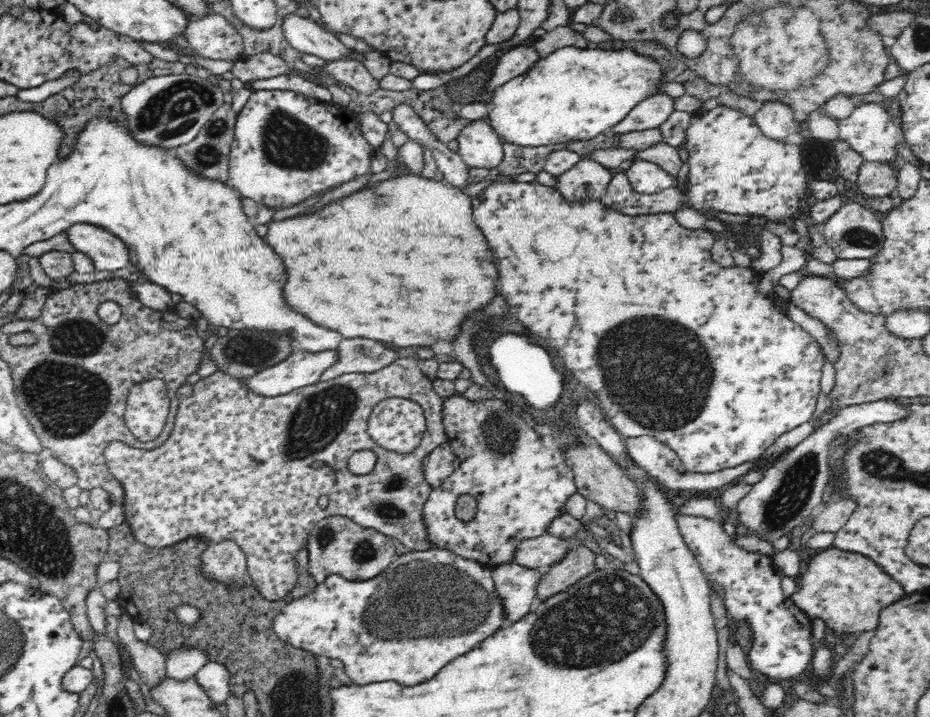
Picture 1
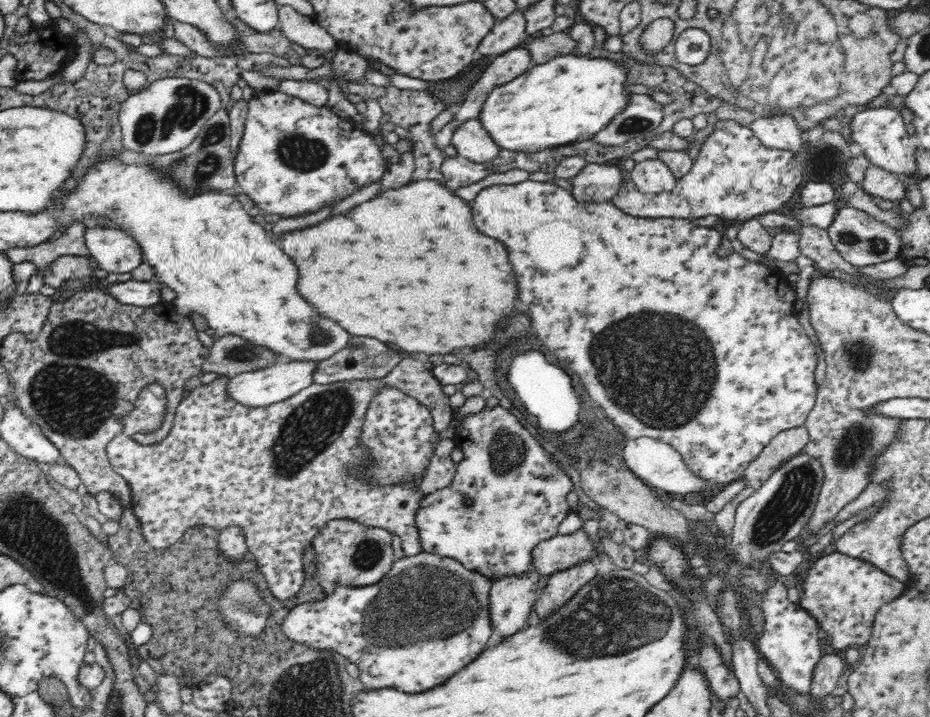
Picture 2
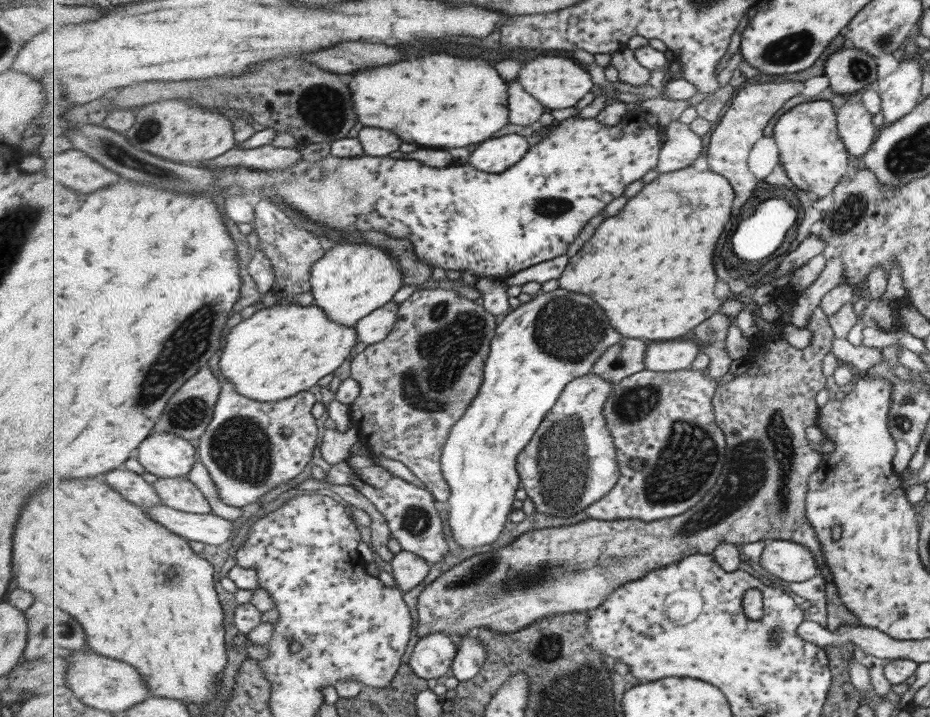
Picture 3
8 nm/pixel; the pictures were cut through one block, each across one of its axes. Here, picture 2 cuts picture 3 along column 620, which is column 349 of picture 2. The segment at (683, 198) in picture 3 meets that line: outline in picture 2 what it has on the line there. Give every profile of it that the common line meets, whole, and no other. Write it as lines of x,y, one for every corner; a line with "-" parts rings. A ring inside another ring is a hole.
420,180
418,182
409,182
399,188
388,189
380,193
382,198
364,202
356,206
350,214
346,216
336,216
328,218
322,224
308,228
308,230
296,230
290,234
284,234
277,242
287,251
288,256
298,264
300,268
300,292
322,312
332,318
336,318
353,337
370,336
382,342
392,342
398,348
407,353
416,352
422,355
422,358
434,356
434,354
446,356
454,354
462,348
478,350
478,348
490,348
492,344
498,344
498,330
502,328
502,322
514,318
518,314
518,278
516,272
510,264
508,250
502,242
488,238
480,234
472,222
472,214
469,204
463,198
452,194
450,189
438,181

